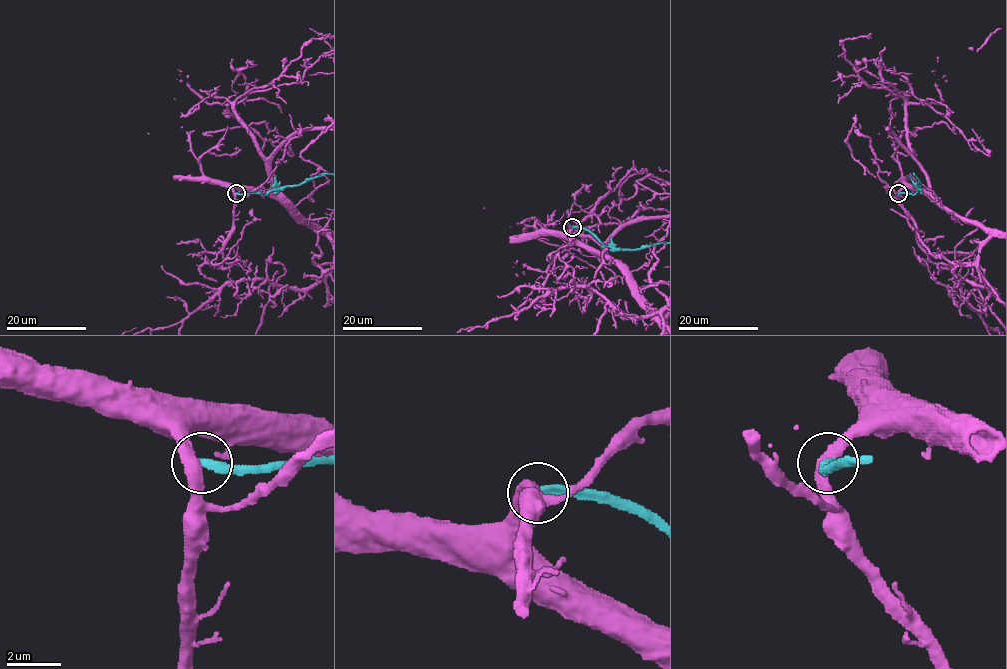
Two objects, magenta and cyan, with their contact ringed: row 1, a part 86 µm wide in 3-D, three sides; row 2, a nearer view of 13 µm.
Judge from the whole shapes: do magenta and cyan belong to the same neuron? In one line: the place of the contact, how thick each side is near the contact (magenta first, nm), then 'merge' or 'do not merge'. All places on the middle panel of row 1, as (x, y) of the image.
place (572, 227); calibres 440 and 380 nm; do not merge

